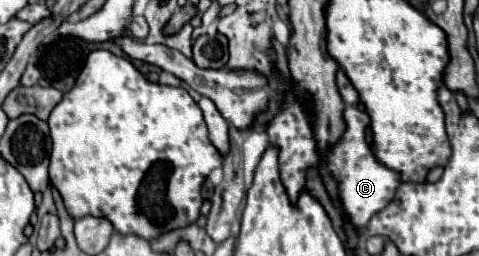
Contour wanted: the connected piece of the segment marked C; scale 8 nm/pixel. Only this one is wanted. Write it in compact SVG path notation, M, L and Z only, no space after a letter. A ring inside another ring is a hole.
M349 105L345 109L345 123L347 123L347 131L341 137L341 141L333 149L329 149L325 157L325 165L339 183L339 197L343 201L341 211L349 215L351 223L363 233L369 219L389 205L401 181L399 181L399 173L387 169L373 157L371 147L365 141L365 129L369 125L369 115L365 111L359 111L355 105Z

